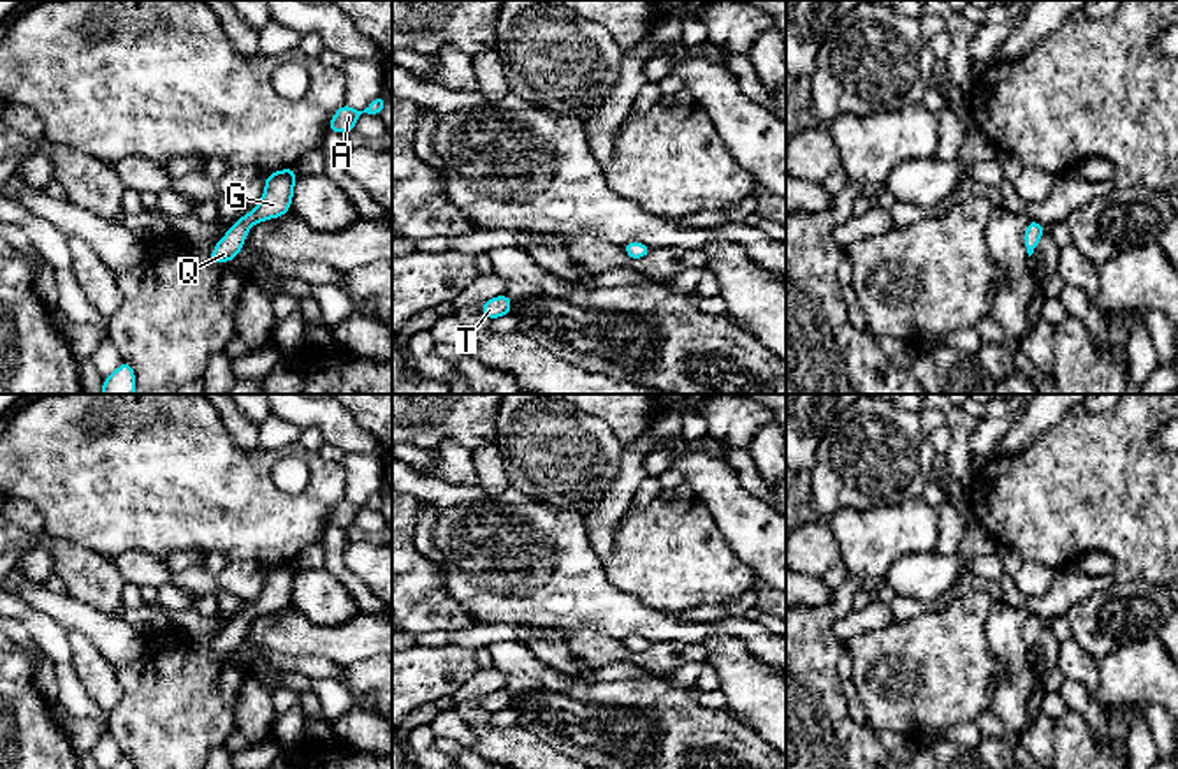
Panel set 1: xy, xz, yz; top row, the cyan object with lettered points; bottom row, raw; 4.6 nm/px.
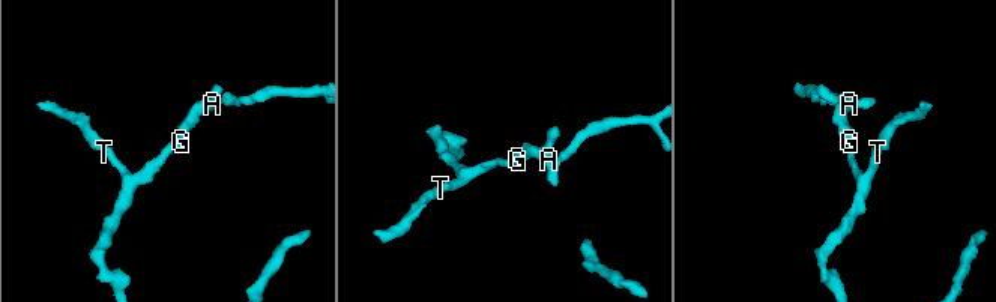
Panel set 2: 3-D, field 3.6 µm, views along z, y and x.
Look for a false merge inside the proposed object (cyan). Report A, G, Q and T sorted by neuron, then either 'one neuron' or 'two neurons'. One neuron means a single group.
A G Q T | one neuron

